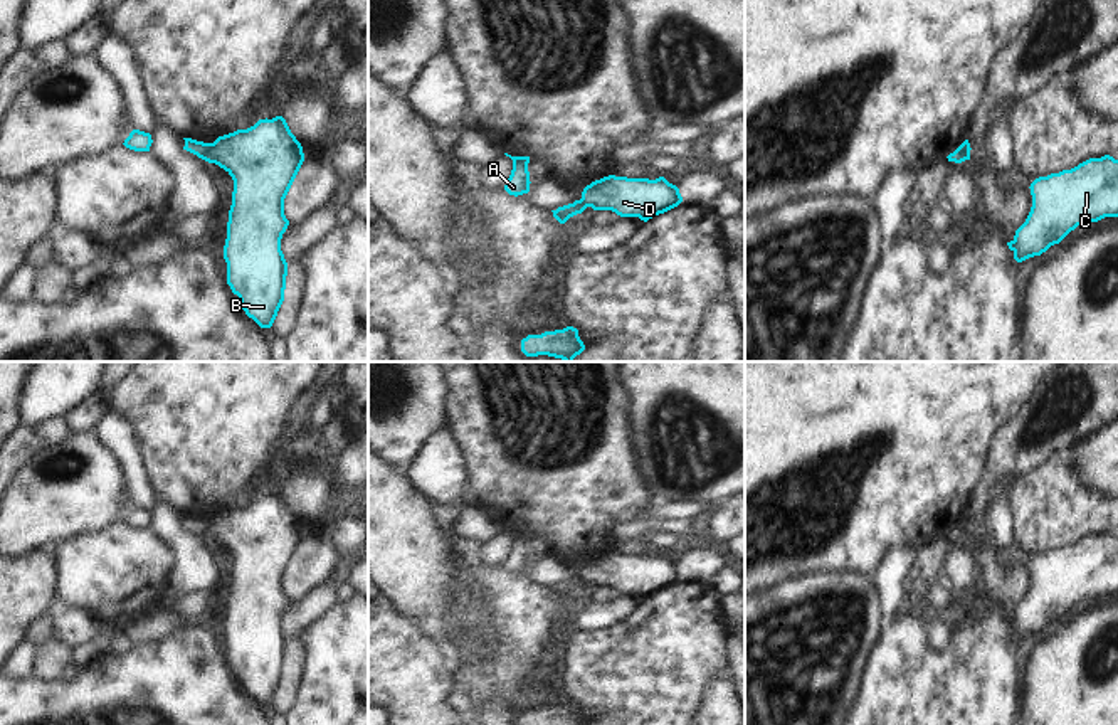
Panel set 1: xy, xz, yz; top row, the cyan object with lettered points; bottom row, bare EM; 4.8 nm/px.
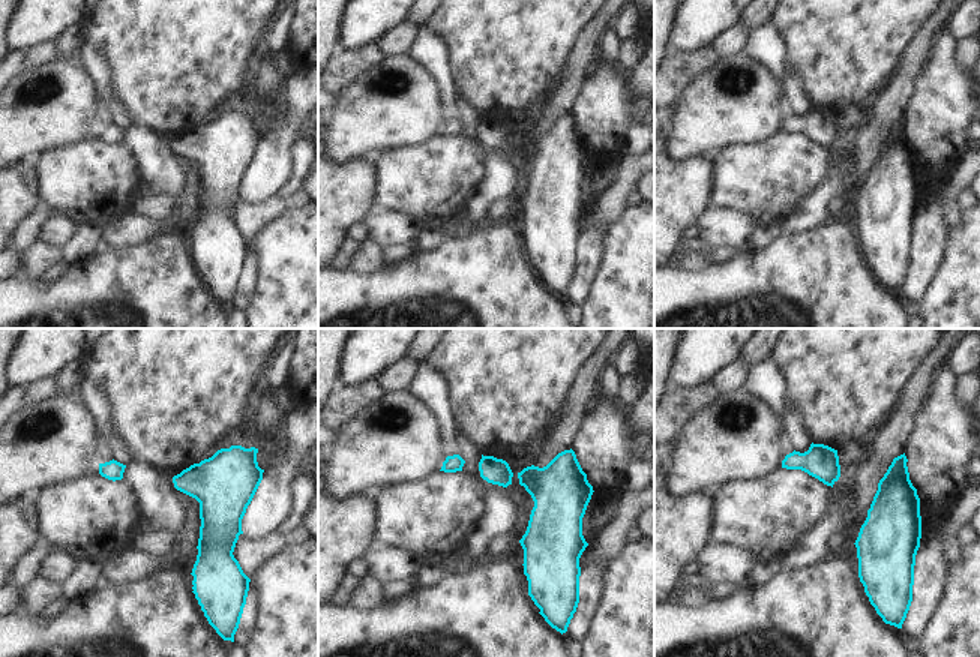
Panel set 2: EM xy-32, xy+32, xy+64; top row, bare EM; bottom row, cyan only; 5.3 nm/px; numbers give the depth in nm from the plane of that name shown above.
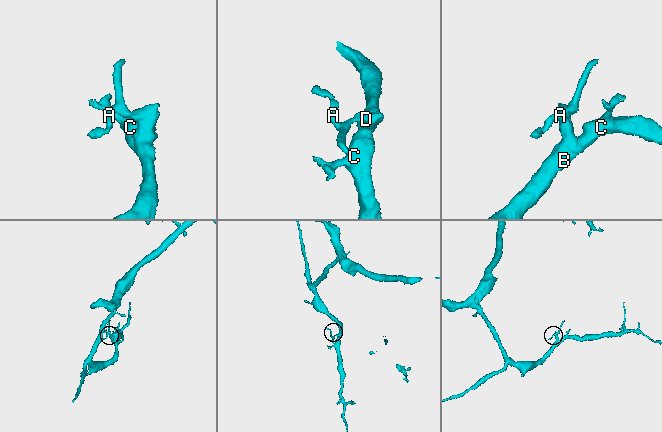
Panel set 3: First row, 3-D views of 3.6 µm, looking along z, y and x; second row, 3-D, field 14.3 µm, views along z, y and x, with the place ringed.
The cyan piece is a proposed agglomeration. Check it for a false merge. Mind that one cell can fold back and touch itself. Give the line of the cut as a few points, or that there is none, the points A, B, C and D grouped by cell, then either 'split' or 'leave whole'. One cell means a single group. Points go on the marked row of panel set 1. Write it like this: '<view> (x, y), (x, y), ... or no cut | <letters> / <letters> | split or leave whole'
xy (210, 143), (210, 150), (204, 158) | A / B C D | split

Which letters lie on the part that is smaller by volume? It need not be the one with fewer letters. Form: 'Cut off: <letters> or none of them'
Cut off: A

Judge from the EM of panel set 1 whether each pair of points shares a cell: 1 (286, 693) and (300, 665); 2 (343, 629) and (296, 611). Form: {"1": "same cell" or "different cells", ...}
{"1": "same cell", "2": "different cells"}

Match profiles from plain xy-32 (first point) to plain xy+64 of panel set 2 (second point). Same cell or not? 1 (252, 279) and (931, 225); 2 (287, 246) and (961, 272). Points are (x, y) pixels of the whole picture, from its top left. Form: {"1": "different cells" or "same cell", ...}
{"1": "same cell", "2": "same cell"}

